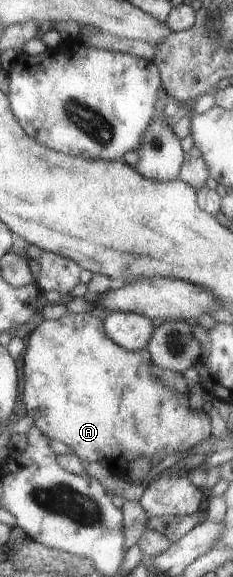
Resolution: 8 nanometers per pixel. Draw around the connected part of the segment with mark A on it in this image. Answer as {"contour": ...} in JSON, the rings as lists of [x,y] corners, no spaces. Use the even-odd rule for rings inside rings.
{"contour":[[[67,313],[36,324],[25,339],[22,393],[18,397],[42,435],[60,441],[82,461],[100,463],[120,476],[125,474],[127,463],[138,457],[150,464],[158,457],[162,467],[176,459],[176,453],[191,451],[211,435],[207,411],[190,409],[188,395],[176,395],[154,377],[146,349],[126,351],[112,343],[102,331],[102,318],[98,313]]]}

